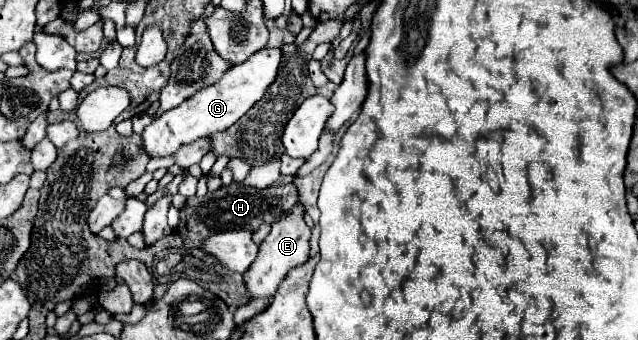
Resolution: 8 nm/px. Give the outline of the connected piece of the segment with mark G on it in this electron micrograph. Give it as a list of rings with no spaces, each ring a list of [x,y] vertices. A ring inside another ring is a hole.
[[[259,49],[253,53],[247,61],[239,65],[231,65],[221,81],[215,85],[195,93],[187,101],[183,101],[179,107],[169,109],[161,117],[153,119],[151,125],[143,131],[143,149],[149,157],[169,157],[177,151],[183,143],[193,143],[201,137],[209,137],[217,131],[229,129],[235,121],[239,121],[257,101],[261,101],[279,73],[281,65],[281,49]]]

